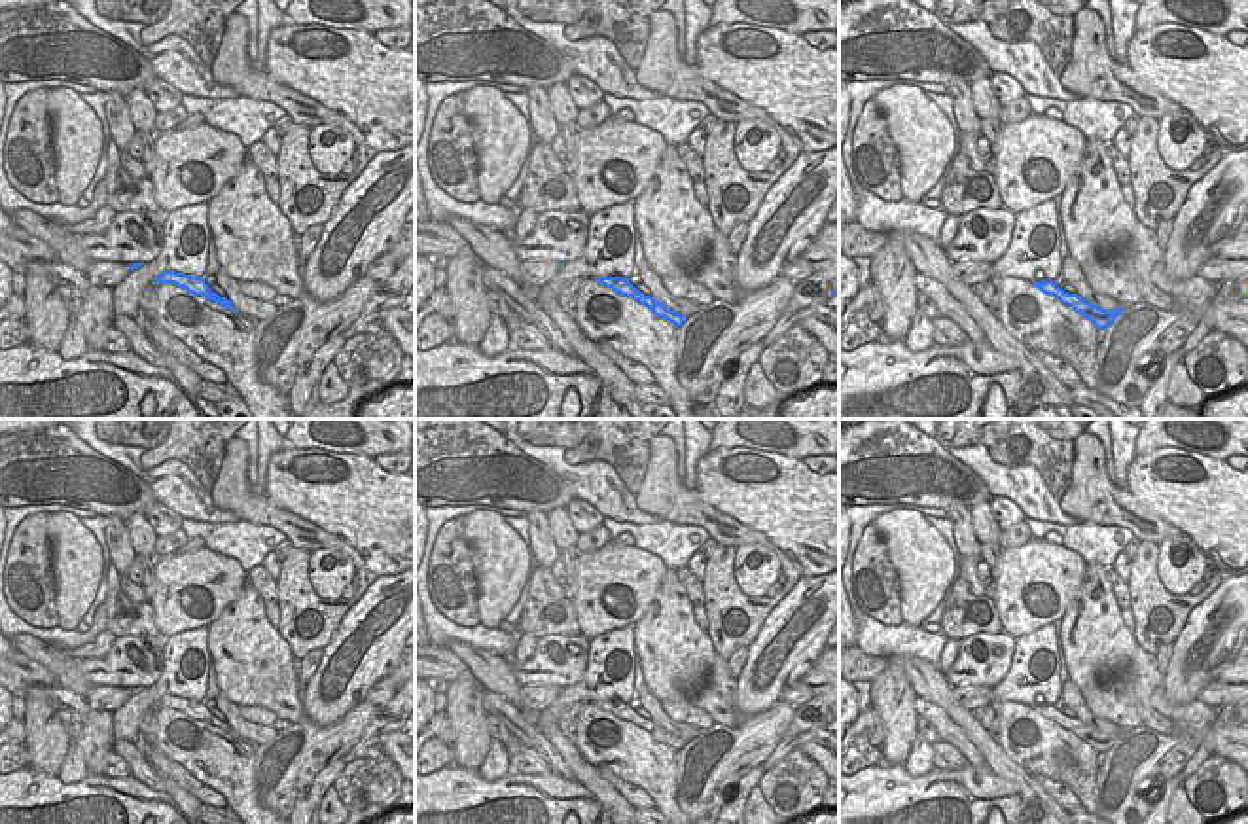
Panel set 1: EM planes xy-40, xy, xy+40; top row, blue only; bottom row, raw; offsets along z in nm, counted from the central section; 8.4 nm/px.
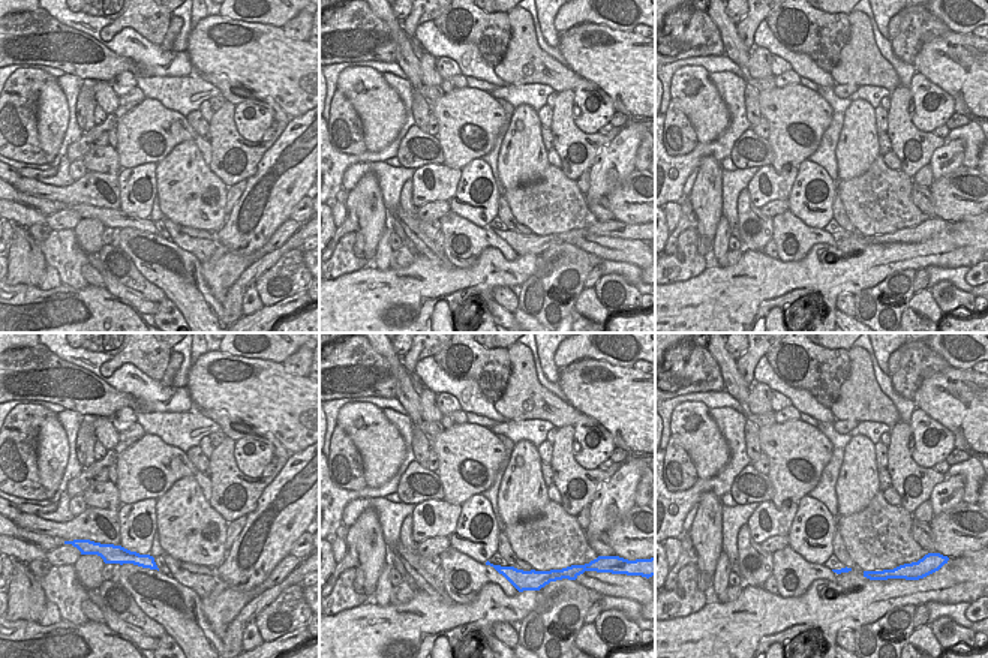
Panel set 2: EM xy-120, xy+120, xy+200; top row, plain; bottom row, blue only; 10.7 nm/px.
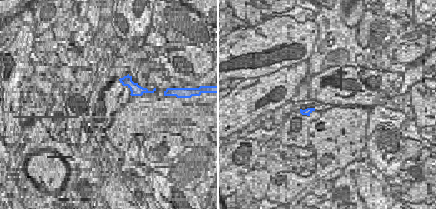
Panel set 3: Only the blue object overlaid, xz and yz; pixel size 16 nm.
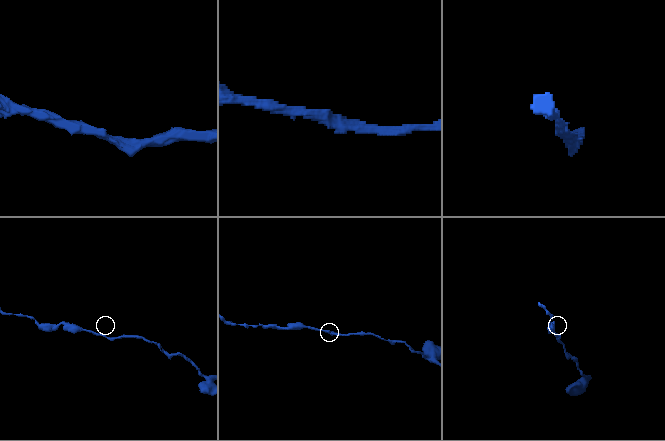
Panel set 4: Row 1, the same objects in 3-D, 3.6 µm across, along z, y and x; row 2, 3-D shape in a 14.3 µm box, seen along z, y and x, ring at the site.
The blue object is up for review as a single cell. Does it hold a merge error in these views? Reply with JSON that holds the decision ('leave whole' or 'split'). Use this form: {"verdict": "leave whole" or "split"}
{"verdict": "leave whole"}

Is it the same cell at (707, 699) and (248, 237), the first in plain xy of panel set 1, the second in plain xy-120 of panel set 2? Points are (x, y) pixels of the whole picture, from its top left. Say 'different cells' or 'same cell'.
different cells

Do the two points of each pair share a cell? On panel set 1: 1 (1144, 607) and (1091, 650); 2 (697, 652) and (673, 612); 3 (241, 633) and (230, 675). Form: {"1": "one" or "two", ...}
{"1": "two", "2": "one", "3": "one"}

